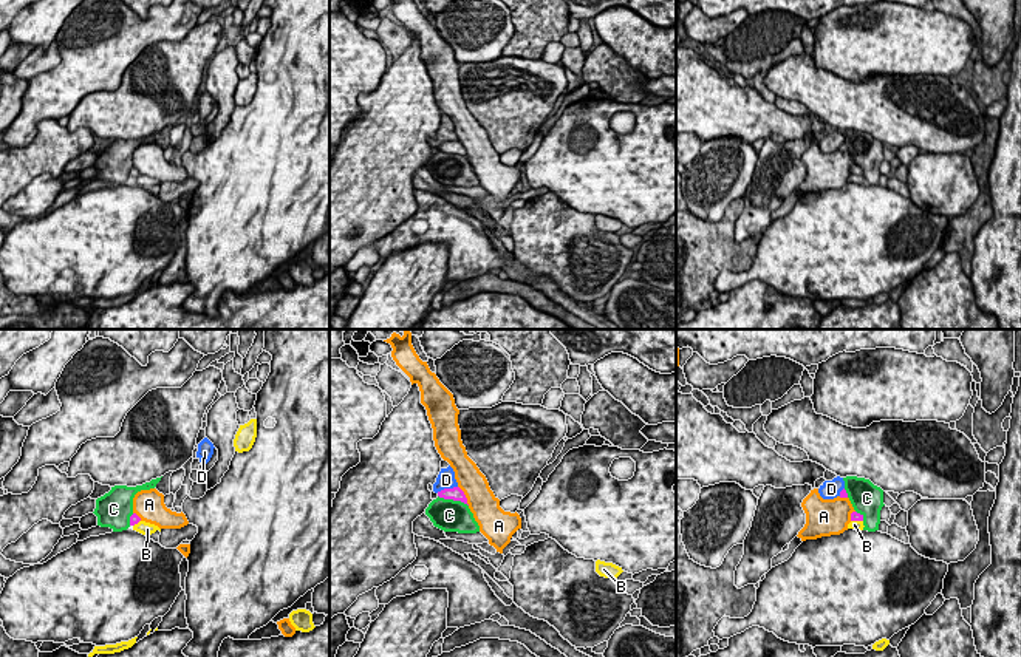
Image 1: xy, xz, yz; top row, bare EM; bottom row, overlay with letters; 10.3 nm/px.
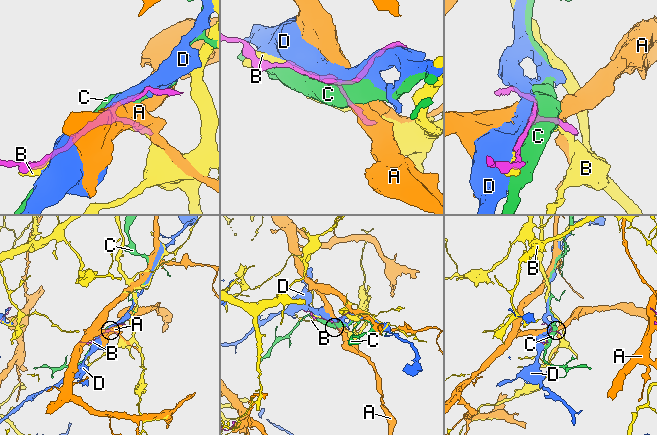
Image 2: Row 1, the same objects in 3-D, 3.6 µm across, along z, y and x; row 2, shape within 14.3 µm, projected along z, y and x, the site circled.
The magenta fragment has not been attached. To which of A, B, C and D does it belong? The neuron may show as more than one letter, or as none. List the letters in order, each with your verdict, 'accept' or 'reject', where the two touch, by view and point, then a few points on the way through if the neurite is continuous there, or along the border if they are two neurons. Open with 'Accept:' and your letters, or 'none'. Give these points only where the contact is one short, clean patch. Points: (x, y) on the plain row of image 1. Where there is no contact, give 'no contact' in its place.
Accept: A
A: accept | xz (464, 149)
B: reject | yz (857, 173)
C: reject | xz (454, 153)
D: reject | xz (446, 142)

